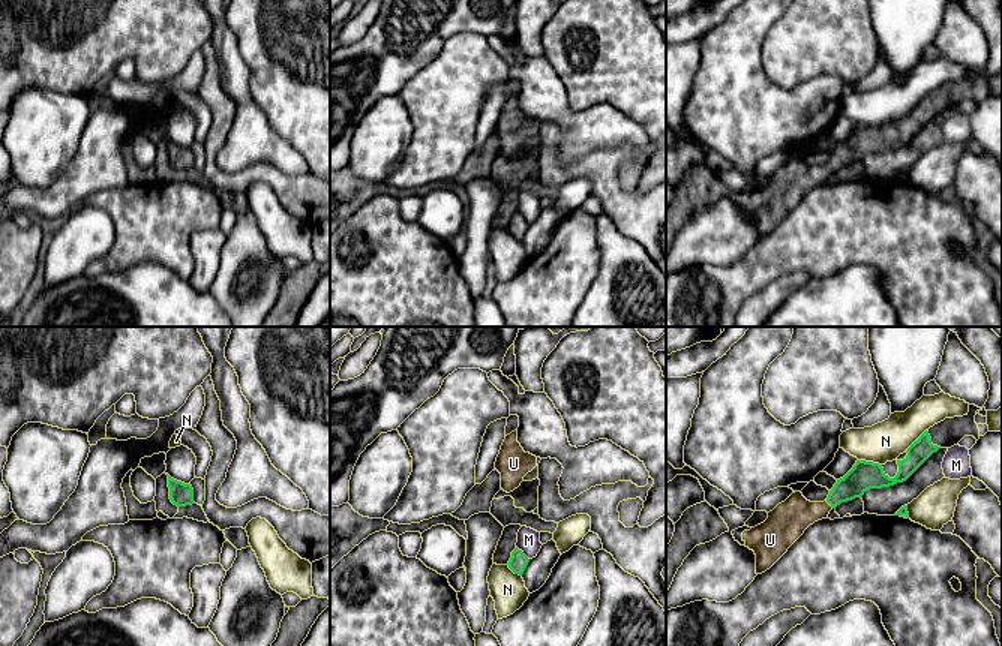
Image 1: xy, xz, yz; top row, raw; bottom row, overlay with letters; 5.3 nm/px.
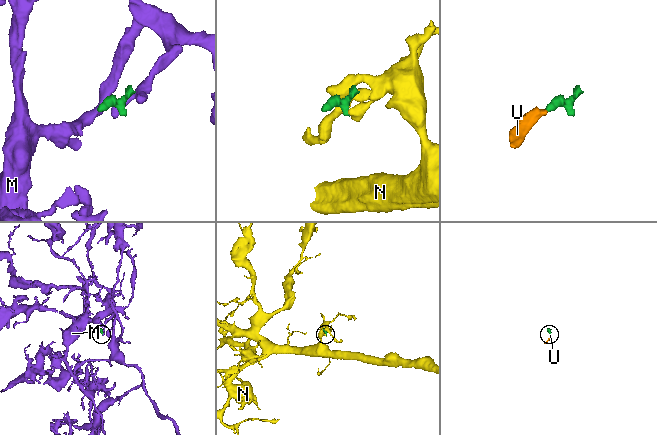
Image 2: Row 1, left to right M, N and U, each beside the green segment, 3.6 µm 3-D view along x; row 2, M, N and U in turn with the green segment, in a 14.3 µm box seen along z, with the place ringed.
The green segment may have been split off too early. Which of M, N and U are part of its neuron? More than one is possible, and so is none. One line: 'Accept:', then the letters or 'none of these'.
Accept: U

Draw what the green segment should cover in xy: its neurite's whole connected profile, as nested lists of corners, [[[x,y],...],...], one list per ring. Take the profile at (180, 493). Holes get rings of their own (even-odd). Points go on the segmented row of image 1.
[[[168,475],[170,499],[177,507],[192,505],[194,502],[194,489],[190,484],[177,481]]]

